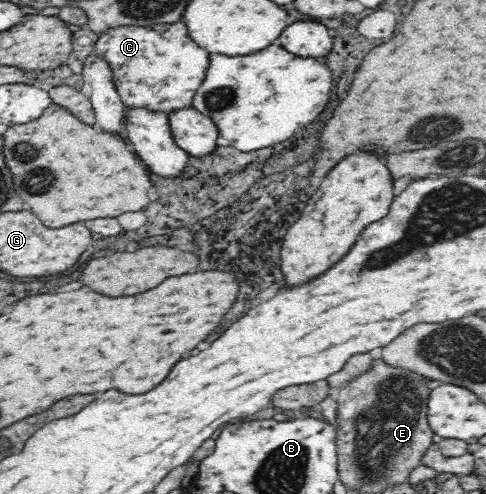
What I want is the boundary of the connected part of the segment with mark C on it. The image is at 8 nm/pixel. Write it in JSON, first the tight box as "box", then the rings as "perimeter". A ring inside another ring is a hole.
{"box":[91,23,210,115],"perimeter":[[[186,23],[119,26],[98,35],[91,52],[109,62],[111,81],[126,109],[145,108],[170,115],[193,107],[194,96],[210,64],[210,52],[192,42]]]}

